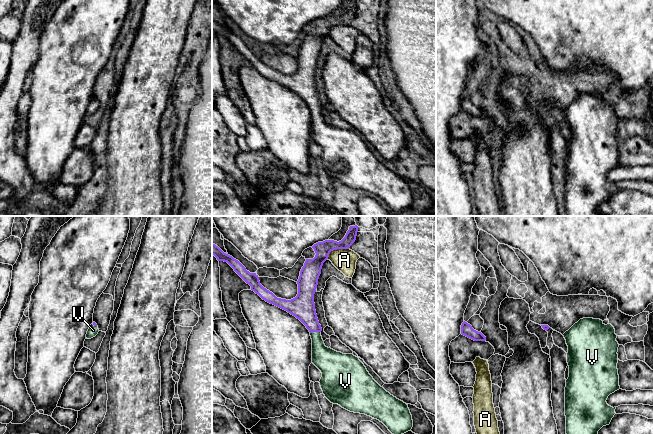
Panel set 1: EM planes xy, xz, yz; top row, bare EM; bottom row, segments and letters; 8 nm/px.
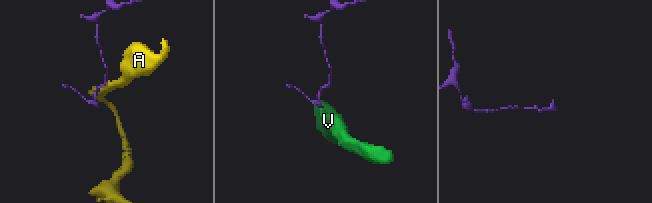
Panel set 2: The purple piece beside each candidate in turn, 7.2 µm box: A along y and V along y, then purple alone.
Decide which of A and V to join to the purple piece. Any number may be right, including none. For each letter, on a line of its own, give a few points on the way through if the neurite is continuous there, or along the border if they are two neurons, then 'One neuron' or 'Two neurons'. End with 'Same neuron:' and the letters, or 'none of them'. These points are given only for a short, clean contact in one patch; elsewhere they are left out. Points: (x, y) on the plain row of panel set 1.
A: Boundary: xz (348, 24), (333, 25), (327, 34). Two neurons
V: Path across: xz (302, 82), (315, 107), (318, 125), (326, 135). One neuron
Same neuron: V

